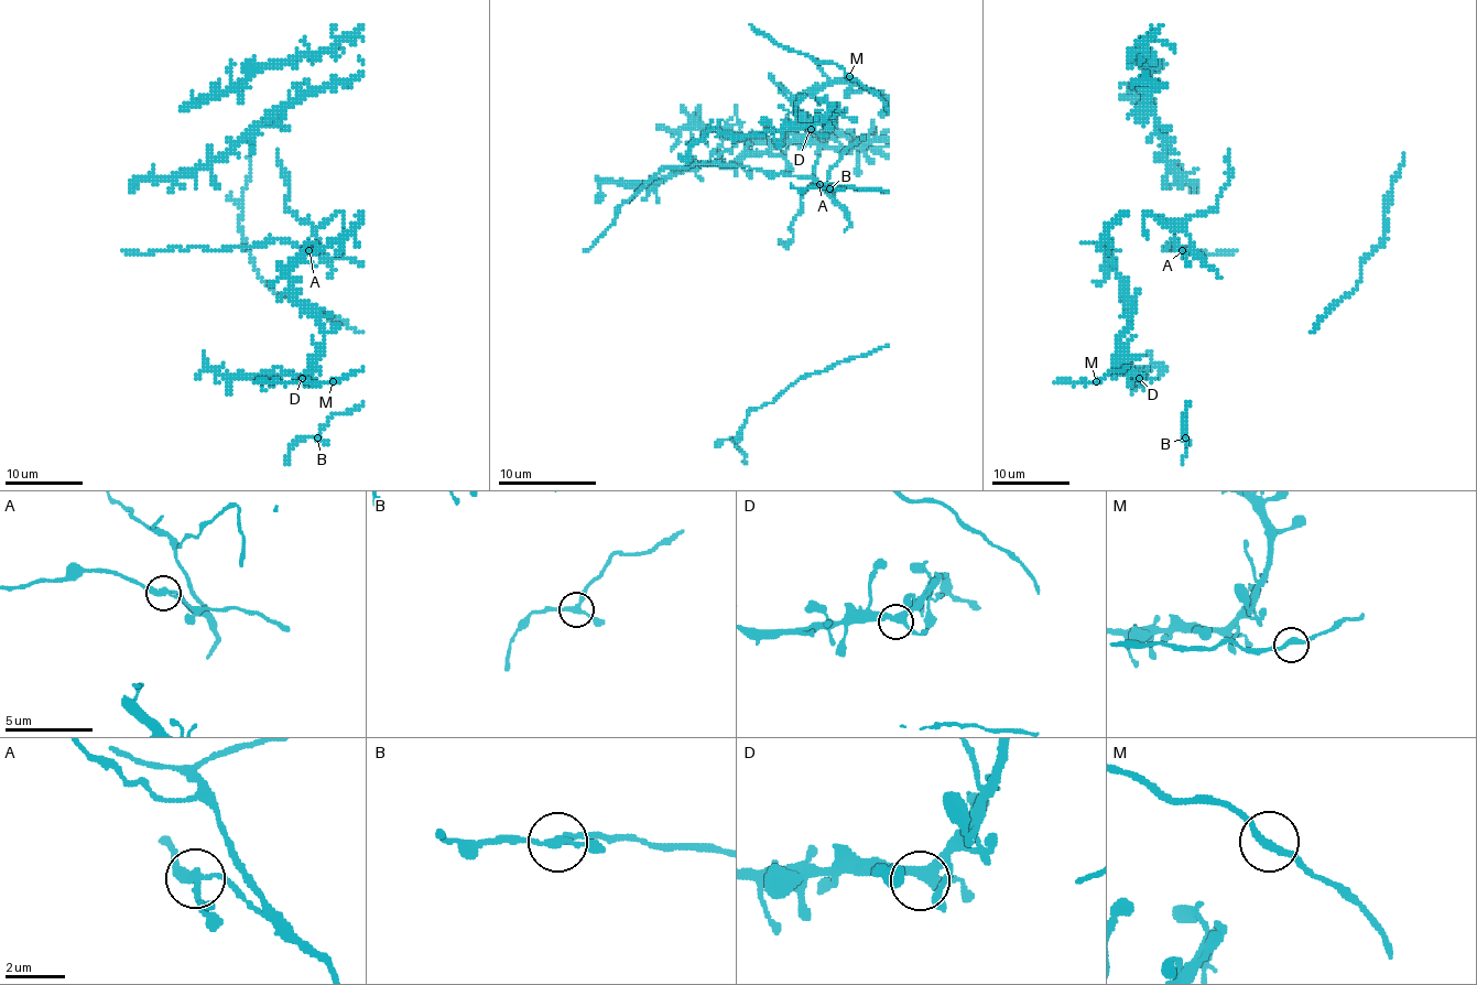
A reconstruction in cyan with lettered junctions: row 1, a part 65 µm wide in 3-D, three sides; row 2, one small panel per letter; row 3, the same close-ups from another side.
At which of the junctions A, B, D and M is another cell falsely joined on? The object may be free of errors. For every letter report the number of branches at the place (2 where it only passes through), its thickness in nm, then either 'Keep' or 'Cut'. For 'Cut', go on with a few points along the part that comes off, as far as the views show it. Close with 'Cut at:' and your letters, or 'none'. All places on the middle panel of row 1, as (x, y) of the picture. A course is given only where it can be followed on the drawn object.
A: Branches: 3. Thickness 240 nm. Cut. Course of the part to remove: (820, 183), (832, 197), (817, 183), (807, 188), (801, 213), (789, 227), (793, 239), (779, 245)
B: Branches: 3. Thickness 220 nm. Keep
D: Branches: 3. Thickness 320 nm. Keep
M: Branches: 2. Thickness 240 nm. Keep
Cut at: A

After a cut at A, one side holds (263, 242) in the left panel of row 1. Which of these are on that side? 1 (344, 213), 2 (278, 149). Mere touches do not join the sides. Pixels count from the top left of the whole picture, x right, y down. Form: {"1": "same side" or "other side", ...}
{"1": "other side", "2": "other side"}

